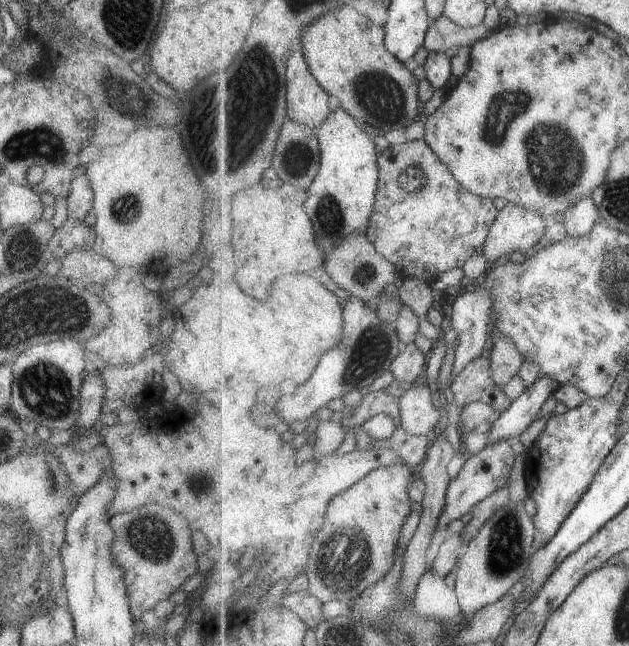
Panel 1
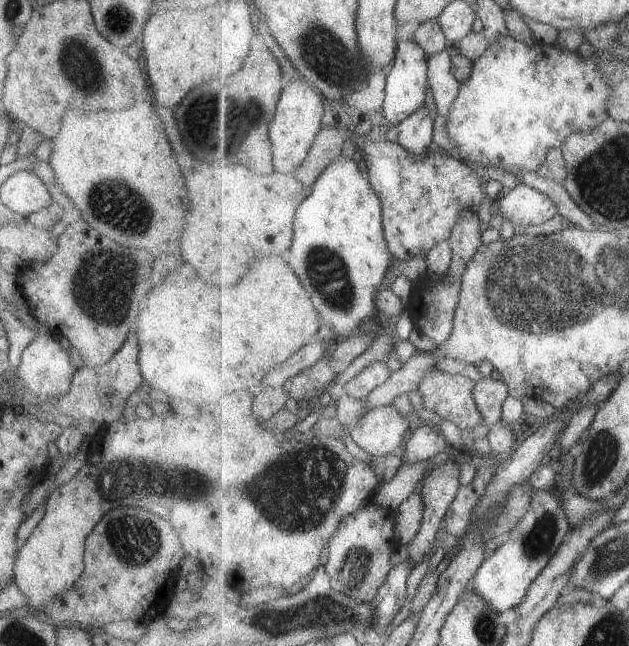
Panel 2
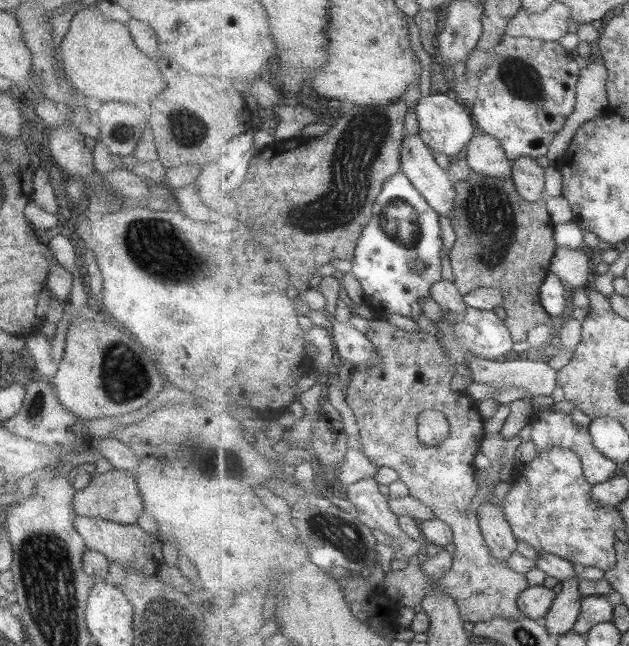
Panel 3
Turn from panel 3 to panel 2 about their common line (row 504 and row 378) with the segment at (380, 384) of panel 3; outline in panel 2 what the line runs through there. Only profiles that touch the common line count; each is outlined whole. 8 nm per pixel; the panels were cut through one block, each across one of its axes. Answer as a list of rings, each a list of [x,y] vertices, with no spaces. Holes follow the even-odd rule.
[[[437,371],[420,386],[423,408],[449,420],[458,428],[484,424],[484,416],[474,397],[476,381],[455,372]]]

